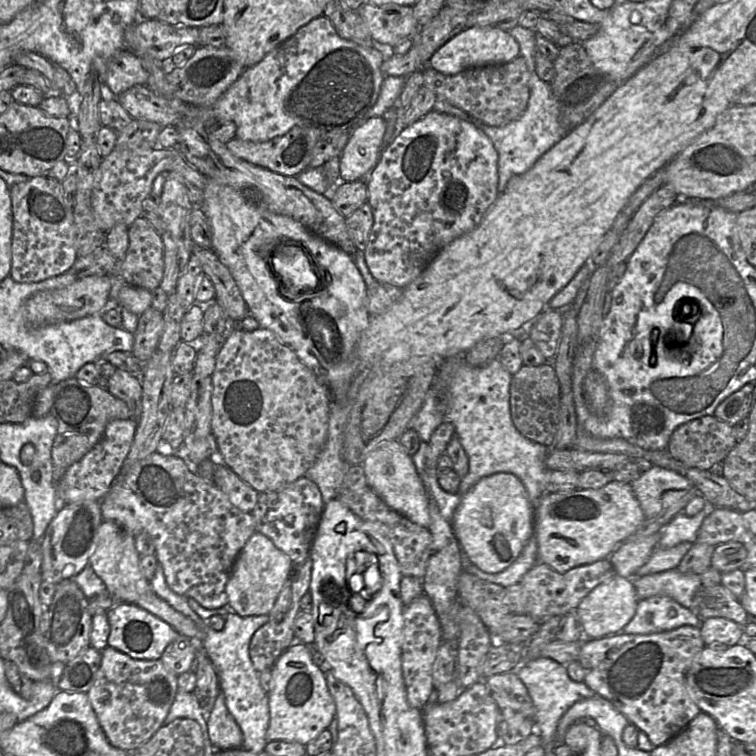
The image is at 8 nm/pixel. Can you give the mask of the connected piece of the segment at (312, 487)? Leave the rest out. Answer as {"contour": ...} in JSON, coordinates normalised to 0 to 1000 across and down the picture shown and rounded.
{"contour":[[[397,631],[369,648],[344,651],[331,680],[339,702],[352,708],[390,745],[409,735],[429,668],[419,640],[406,631]]]}

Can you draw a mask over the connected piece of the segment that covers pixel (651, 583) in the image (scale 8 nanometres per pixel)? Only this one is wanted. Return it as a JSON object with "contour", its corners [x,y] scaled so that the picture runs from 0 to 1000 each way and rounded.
{"contour":[[[896,751],[836,767],[845,795],[864,788],[882,788],[907,804],[914,804],[918,787],[929,774],[926,761],[903,759]]]}

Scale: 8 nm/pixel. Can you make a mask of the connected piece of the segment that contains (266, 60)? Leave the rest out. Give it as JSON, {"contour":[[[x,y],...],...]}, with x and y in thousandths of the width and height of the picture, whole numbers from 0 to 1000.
{"contour":[[[429,20],[422,21],[411,26],[406,33],[398,36],[386,49],[380,52],[361,67],[354,70],[340,85],[324,90],[316,103],[306,112],[306,115],[280,139],[278,140],[259,140],[238,131],[222,132],[214,130],[198,119],[193,112],[179,112],[171,116],[168,120],[153,127],[159,139],[171,149],[176,157],[187,157],[200,161],[206,161],[213,167],[229,167],[229,168],[247,168],[247,169],[274,169],[282,168],[288,161],[310,161],[313,167],[312,181],[332,188],[352,188],[360,185],[368,180],[373,180],[382,175],[388,168],[396,167],[402,169],[418,169],[430,175],[442,173],[466,173],[472,165],[480,160],[484,151],[496,139],[504,119],[504,114],[509,104],[509,99],[505,94],[507,81],[512,77],[512,70],[501,60],[493,62],[484,62],[475,60],[470,56],[452,50],[438,28]]]}

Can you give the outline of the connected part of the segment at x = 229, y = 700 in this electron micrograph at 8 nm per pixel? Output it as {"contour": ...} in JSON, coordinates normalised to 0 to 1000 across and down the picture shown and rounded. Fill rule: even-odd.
{"contour":[[[209,741],[205,759],[197,771],[209,790],[254,819],[266,833],[266,852],[287,889],[290,914],[296,918],[299,935],[321,970],[320,989],[336,996],[348,995],[353,984],[352,968],[357,955],[356,923],[354,917],[344,906],[344,892],[332,874],[329,854],[336,837],[356,823],[356,812],[320,816],[310,808],[302,808],[296,832],[286,835],[250,802],[247,790],[225,779],[220,771],[216,750]]]}

